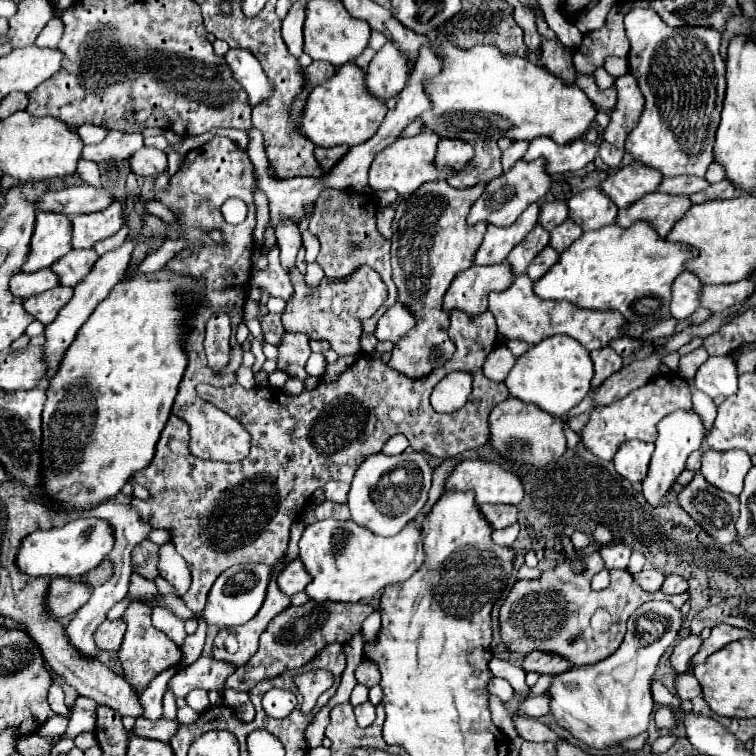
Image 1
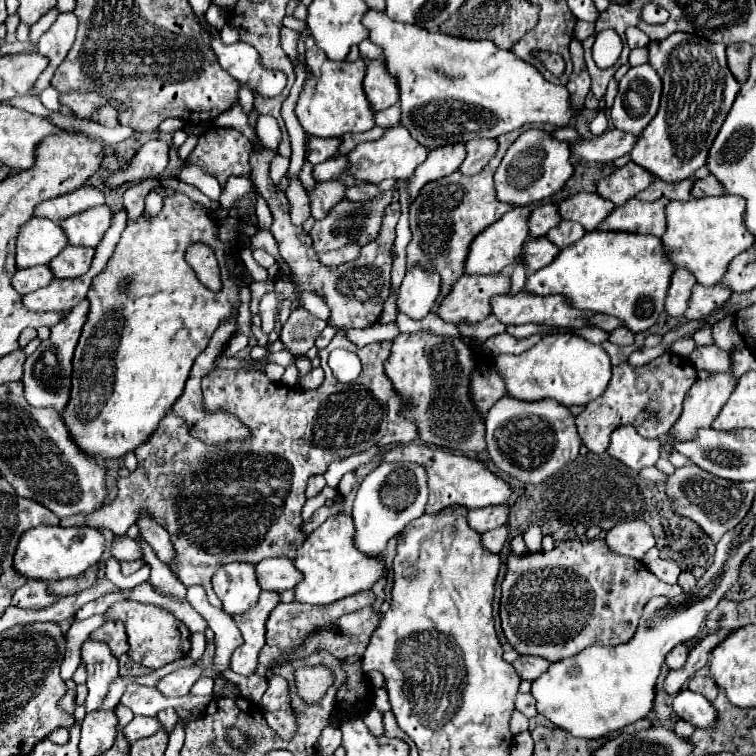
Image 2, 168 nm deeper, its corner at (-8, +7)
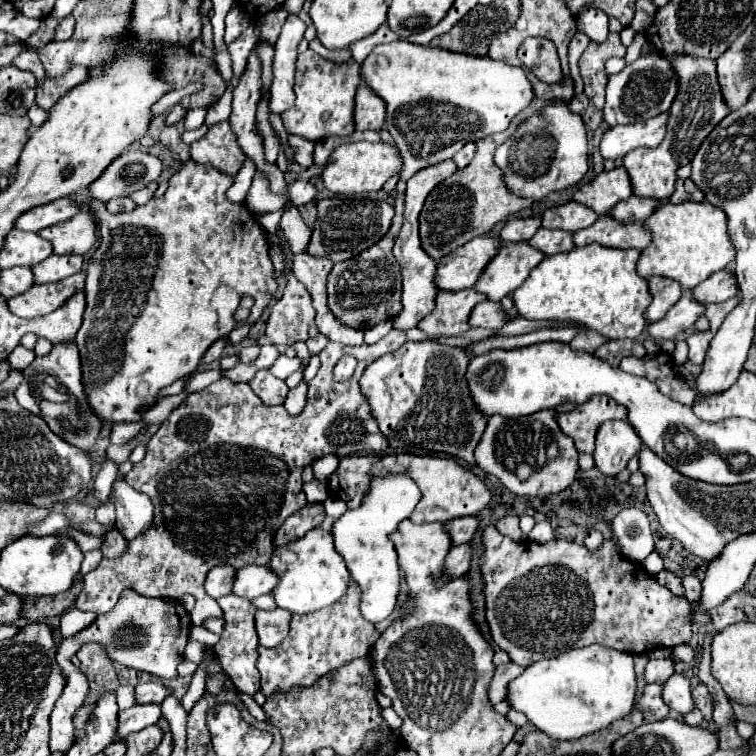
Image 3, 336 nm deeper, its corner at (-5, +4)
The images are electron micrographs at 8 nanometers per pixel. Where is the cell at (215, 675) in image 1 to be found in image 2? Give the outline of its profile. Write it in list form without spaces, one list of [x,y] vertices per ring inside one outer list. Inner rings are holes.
[[[188,666],[180,668],[168,676],[164,676],[158,684],[156,690],[162,692],[164,696],[186,696],[192,688],[192,684],[200,678],[200,666]]]

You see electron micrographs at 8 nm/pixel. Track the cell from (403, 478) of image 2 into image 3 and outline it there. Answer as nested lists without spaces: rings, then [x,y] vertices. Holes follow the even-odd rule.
[[[409,475],[375,477],[369,485],[369,491],[363,495],[361,507],[349,509],[333,523],[335,549],[345,559],[353,581],[359,583],[363,591],[361,613],[369,623],[379,623],[387,619],[397,605],[399,565],[389,535],[397,529],[397,525],[403,519],[407,519],[413,513],[419,501],[421,501],[421,491]]]

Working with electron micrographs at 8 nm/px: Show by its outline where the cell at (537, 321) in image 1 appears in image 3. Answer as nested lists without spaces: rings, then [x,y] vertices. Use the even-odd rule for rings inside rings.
[[[483,301],[471,313],[471,327],[485,327],[485,329],[501,329],[511,321],[511,315],[501,307],[497,301]]]

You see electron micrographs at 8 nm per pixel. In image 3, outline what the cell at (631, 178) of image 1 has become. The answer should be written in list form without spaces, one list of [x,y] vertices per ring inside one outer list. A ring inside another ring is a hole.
[[[617,167],[613,171],[599,173],[591,183],[579,187],[573,195],[575,201],[591,207],[595,213],[609,213],[621,199],[633,195],[633,185],[625,167]]]

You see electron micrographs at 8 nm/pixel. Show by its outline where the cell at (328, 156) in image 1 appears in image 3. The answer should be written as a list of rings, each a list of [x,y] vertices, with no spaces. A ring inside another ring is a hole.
[[[289,135],[289,145],[293,147],[295,161],[301,167],[307,169],[307,167],[313,165],[313,151],[315,151],[315,143],[313,141],[303,139],[303,137],[297,137],[297,135]]]

